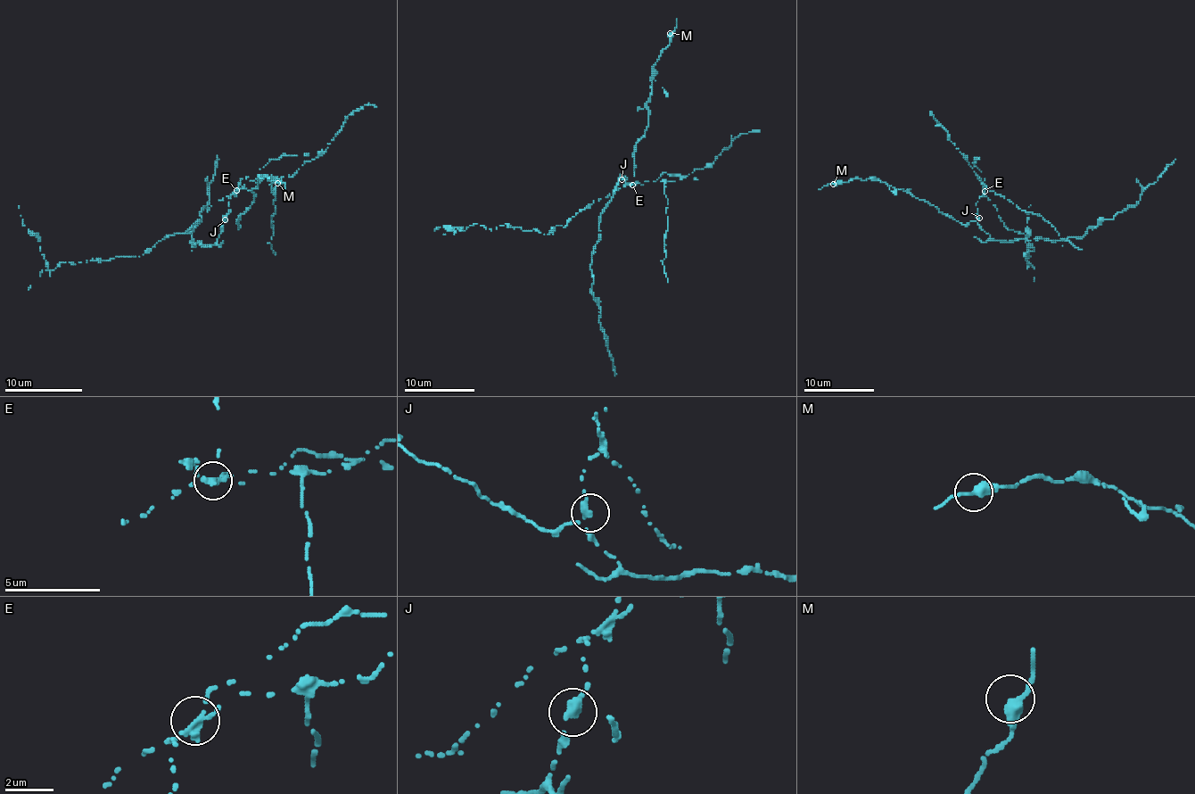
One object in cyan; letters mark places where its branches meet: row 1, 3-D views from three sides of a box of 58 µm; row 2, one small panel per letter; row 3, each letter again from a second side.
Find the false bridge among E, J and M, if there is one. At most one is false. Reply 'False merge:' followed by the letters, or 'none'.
False merge: E

